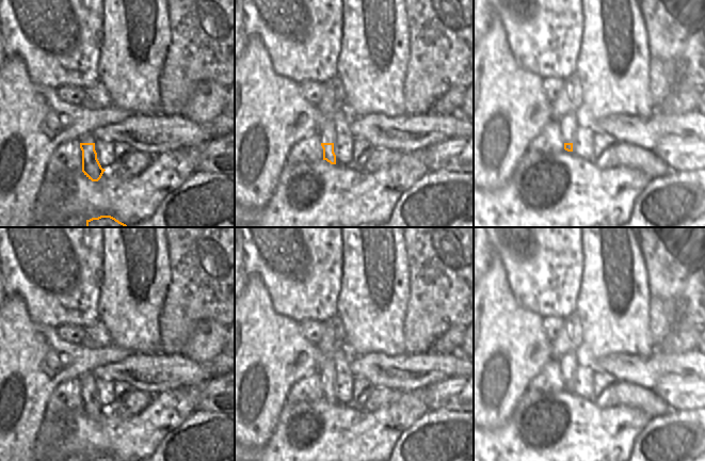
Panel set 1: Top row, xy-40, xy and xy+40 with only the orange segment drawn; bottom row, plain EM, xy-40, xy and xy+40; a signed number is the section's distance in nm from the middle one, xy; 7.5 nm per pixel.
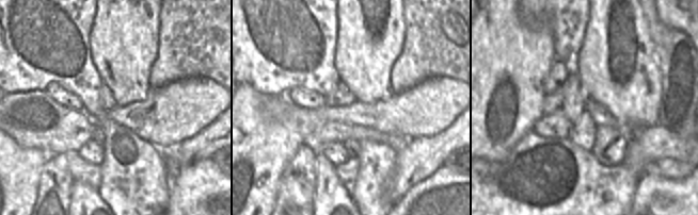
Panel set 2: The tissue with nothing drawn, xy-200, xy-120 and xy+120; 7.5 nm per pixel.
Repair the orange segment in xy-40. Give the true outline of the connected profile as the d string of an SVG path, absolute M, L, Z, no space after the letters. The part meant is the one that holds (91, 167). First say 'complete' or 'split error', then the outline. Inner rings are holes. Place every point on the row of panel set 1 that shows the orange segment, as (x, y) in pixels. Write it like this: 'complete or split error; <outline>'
split error; M92 133L80 139L80 148L82 150L82 172L92 181L98 181L106 170L101 168L97 159L95 138Z

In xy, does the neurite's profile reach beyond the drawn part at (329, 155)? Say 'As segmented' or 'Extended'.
Extended.

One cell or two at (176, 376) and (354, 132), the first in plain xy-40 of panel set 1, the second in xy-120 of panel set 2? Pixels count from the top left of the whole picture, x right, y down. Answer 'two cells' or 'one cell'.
one cell

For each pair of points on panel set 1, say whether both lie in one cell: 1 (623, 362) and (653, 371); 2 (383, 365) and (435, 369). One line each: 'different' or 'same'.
1: same
2: same

